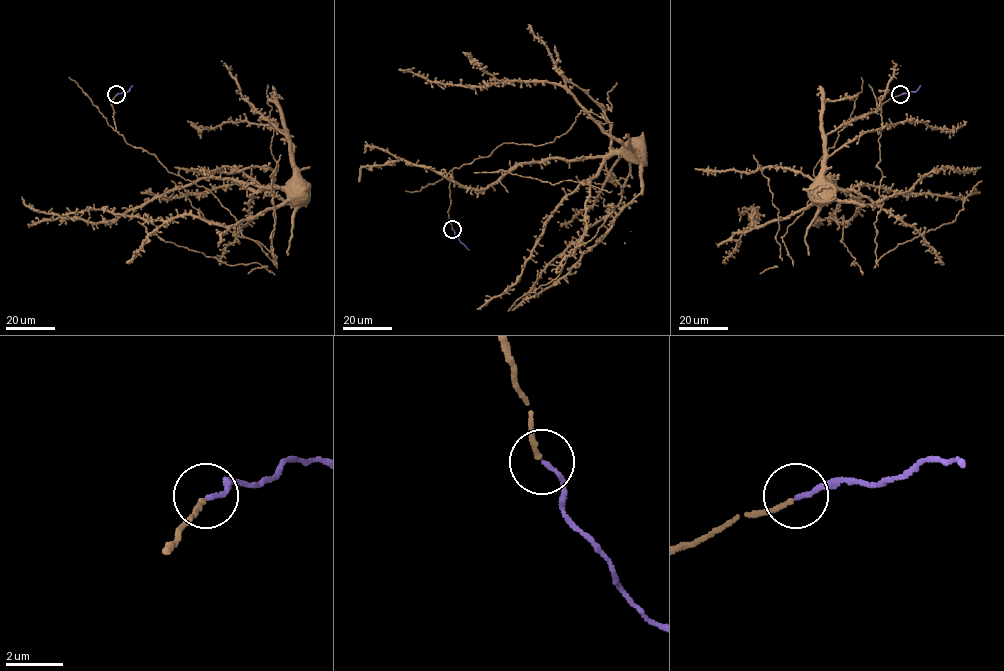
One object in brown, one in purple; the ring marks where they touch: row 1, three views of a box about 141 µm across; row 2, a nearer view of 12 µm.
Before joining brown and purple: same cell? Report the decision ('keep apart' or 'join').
join

